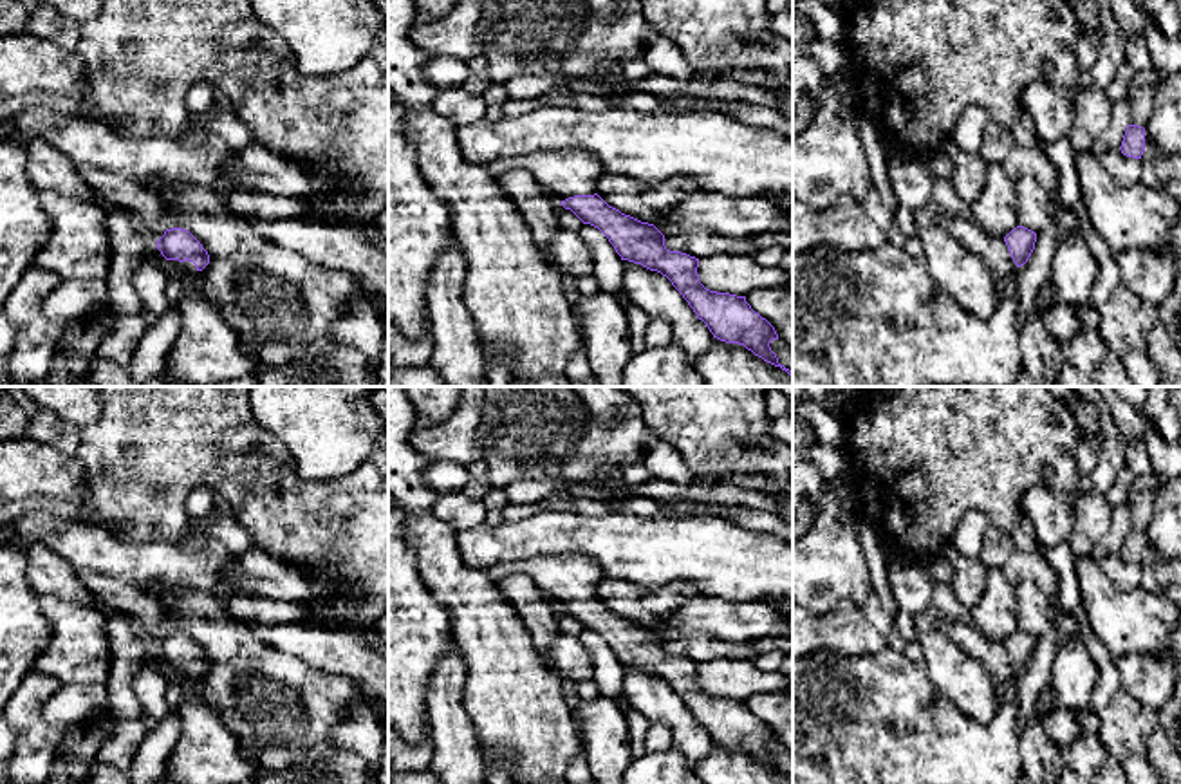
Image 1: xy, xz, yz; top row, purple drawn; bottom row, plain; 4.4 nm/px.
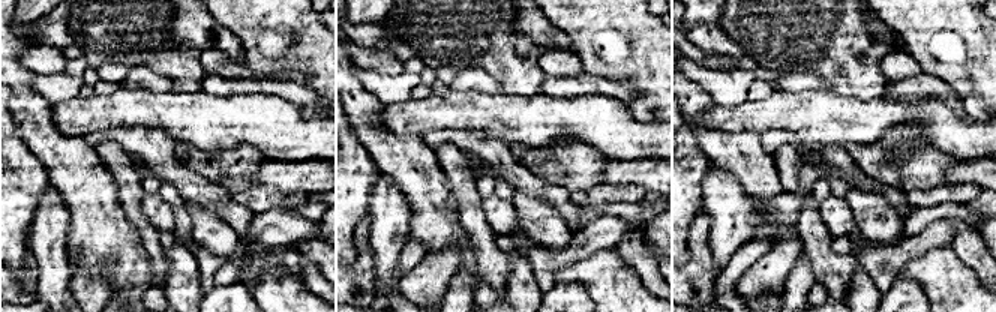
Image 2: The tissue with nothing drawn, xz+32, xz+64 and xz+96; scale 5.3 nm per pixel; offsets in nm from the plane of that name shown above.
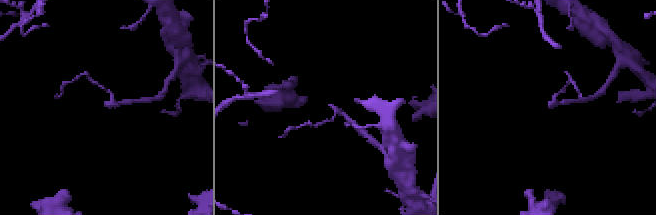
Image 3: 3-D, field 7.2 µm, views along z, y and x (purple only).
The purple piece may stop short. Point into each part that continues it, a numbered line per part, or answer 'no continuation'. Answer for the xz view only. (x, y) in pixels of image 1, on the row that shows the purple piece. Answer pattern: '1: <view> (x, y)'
1: xz (566, 172)

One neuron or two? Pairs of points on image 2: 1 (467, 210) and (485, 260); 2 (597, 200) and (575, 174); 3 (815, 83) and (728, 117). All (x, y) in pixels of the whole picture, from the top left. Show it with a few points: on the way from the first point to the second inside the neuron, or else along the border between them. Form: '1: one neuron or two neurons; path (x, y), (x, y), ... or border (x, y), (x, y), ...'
1: one neuron; path (474, 222), (485, 248)
2: two neurons; border (602, 183), (593, 188), (581, 188), (570, 194)
3: two neurons; border (780, 89), (828, 90)

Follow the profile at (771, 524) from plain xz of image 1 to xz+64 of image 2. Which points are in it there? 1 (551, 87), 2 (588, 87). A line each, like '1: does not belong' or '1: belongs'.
1: belongs
2: belongs

